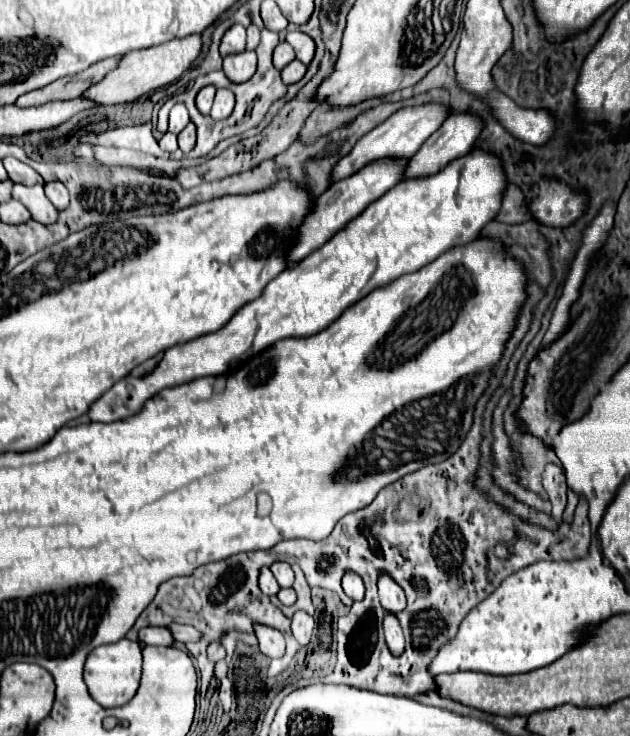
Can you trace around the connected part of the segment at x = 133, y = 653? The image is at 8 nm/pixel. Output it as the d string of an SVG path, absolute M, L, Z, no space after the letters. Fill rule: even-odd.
M120 639L110 645L100 645L88 655L84 667L84 681L96 703L100 703L102 707L120 707L126 705L136 695L140 673L142 673L140 645L130 639Z

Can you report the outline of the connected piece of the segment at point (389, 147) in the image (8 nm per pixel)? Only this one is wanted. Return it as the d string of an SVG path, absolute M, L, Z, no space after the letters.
M420 105L420 107L404 107L400 111L396 111L392 117L388 117L380 127L376 127L374 131L370 131L368 135L364 135L356 147L344 157L340 159L340 163L336 163L336 169L332 169L332 181L340 181L346 179L348 175L354 175L356 171L360 171L360 167L366 167L372 161L378 159L410 159L420 145L436 131L440 129L440 125L444 123L444 119L448 117L448 109L442 105Z

